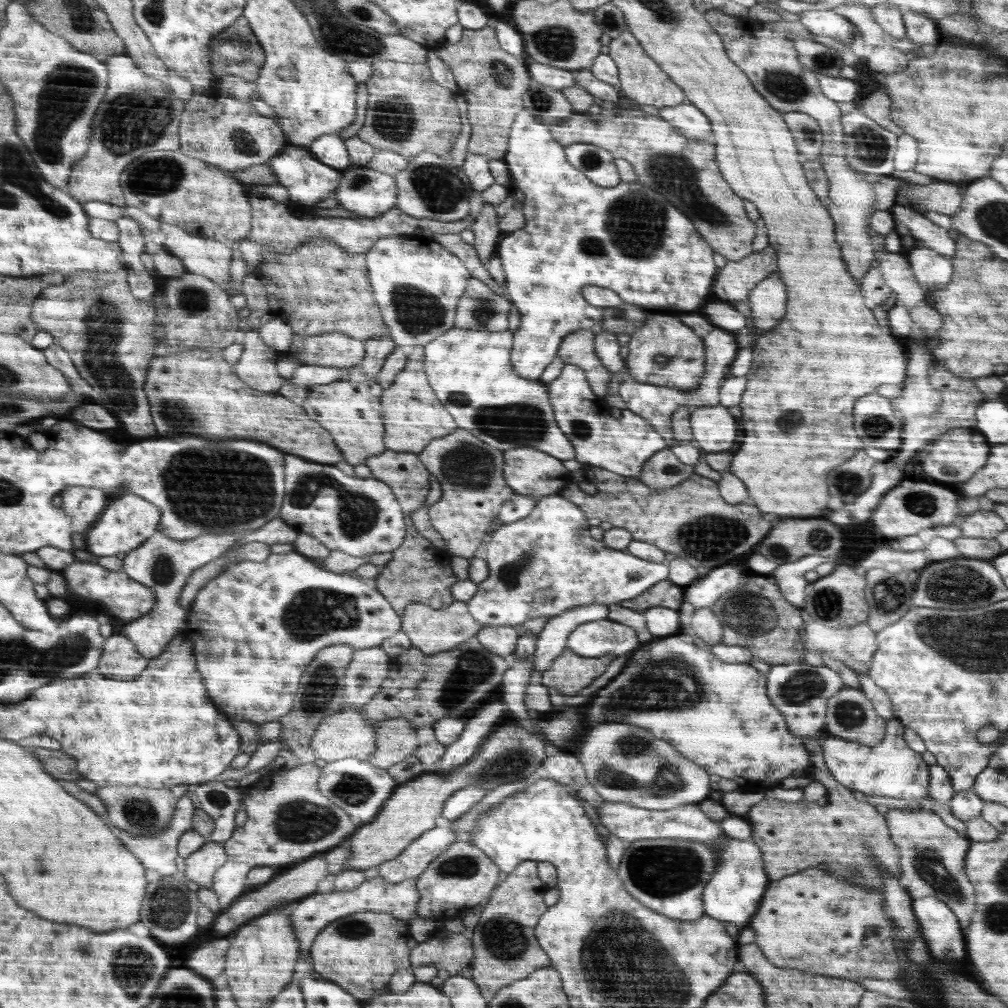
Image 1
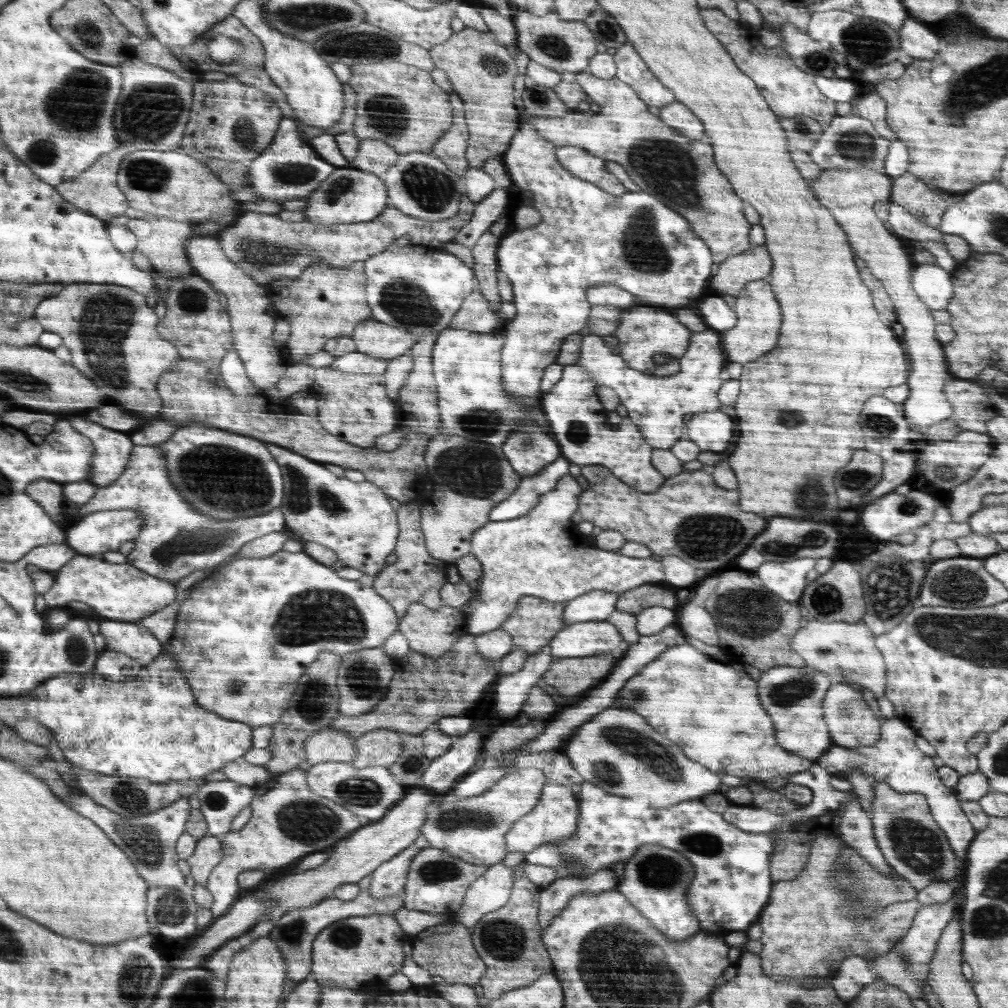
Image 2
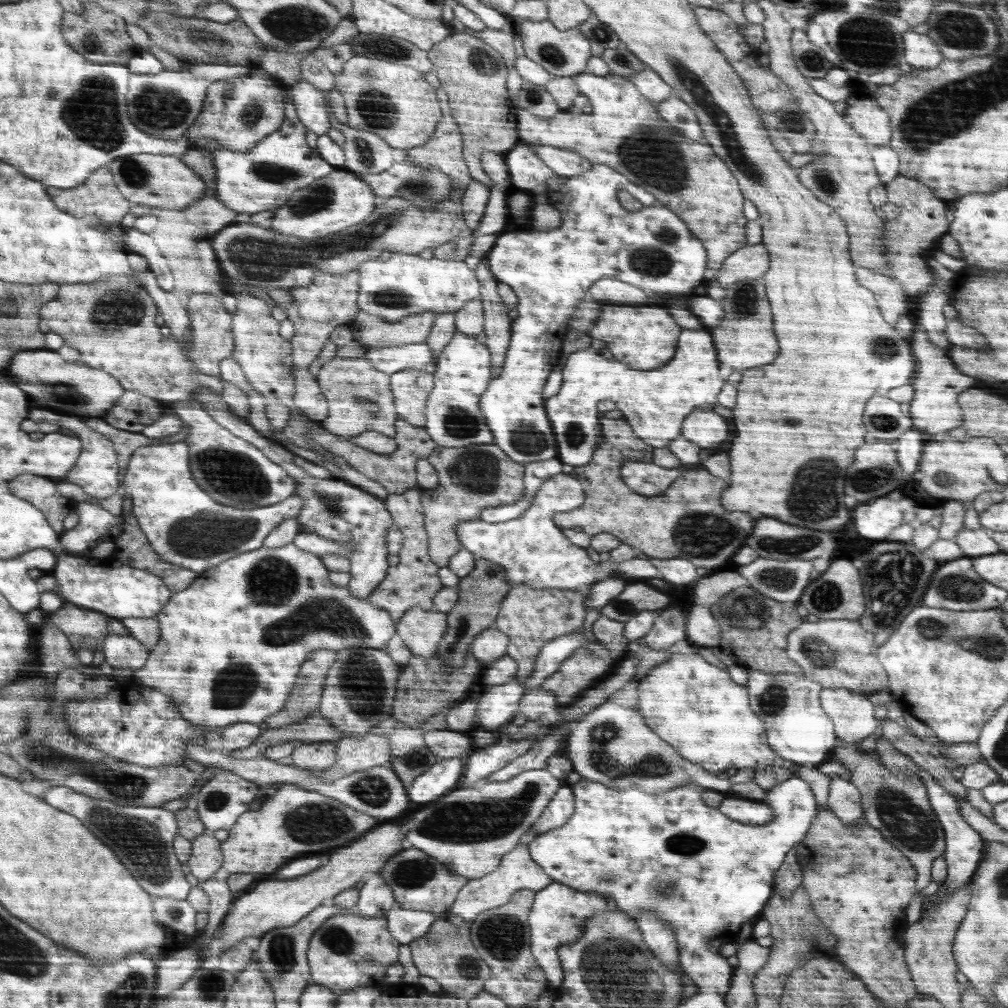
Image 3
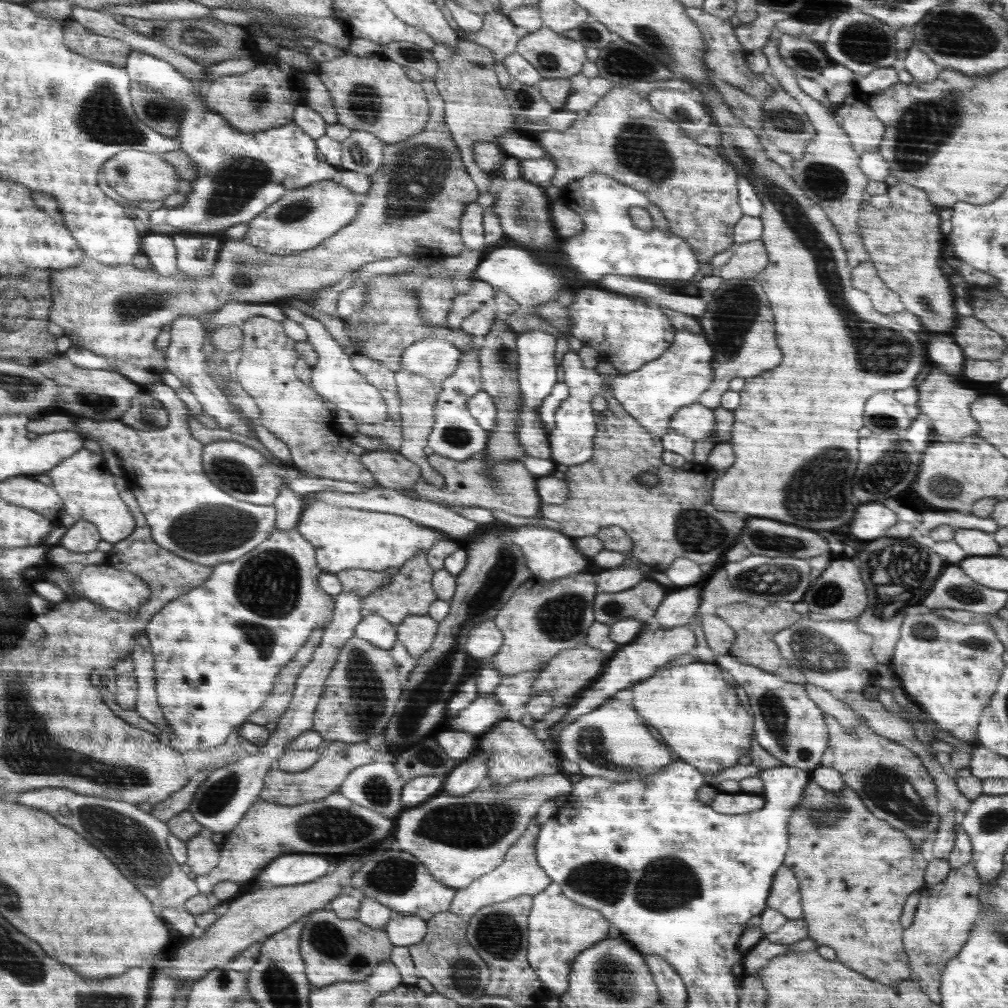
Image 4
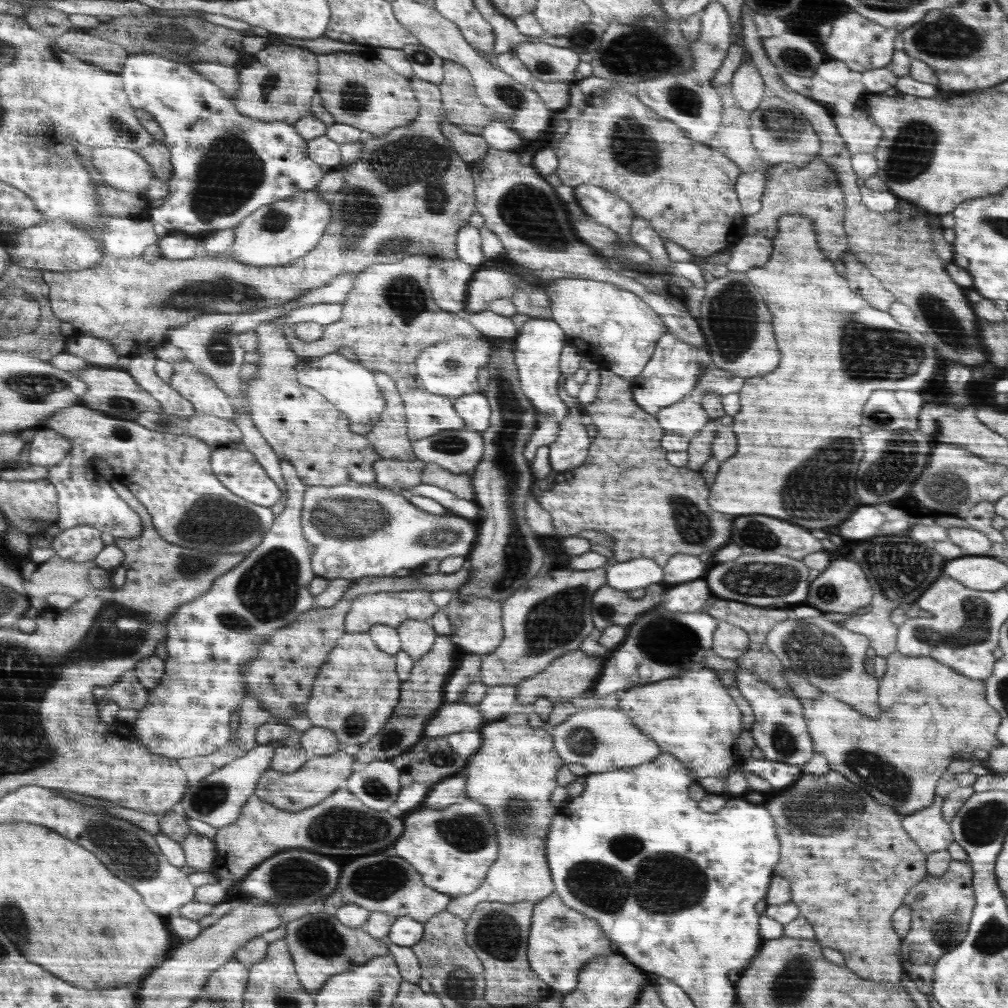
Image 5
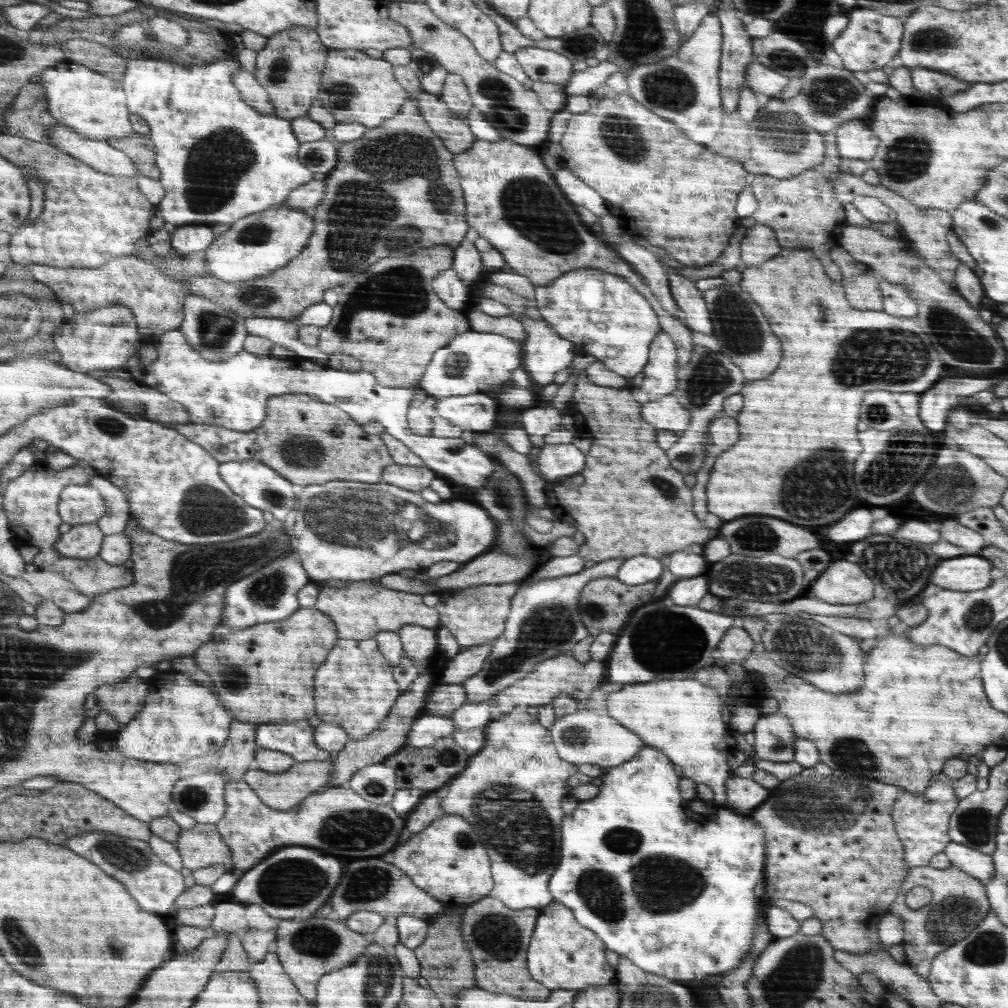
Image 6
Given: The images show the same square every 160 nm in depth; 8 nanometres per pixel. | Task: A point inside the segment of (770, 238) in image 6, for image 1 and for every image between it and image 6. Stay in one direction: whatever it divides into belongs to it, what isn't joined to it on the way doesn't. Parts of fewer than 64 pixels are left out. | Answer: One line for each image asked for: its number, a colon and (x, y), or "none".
1: (737, 279)
2: (731, 277)
3: (752, 262)
4: (749, 259)
5: (752, 251)

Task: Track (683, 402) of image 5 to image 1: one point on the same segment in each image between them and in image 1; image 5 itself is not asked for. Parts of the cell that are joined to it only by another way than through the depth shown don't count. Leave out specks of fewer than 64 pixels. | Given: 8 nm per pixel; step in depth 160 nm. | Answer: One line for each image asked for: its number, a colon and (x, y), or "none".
1: (714, 429)
2: (710, 430)
3: (703, 426)
4: (696, 421)

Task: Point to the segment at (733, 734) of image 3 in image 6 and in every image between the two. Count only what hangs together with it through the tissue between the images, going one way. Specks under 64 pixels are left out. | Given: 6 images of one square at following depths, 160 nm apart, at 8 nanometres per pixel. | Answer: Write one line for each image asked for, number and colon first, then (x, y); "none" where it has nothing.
4: (692, 706)
5: (692, 717)
6: (681, 718)

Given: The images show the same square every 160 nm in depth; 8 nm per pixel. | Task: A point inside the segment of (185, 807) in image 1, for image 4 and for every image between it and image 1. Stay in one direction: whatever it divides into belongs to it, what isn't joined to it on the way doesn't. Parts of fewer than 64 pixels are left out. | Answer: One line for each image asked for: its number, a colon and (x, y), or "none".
2: (148, 841)
3: (142, 837)
4: (137, 842)

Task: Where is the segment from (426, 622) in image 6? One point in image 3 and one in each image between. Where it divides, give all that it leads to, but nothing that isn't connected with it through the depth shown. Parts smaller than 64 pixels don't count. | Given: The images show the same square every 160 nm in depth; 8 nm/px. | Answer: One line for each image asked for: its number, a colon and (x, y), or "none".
3: (412, 583)
4: (410, 593)
5: (392, 609)

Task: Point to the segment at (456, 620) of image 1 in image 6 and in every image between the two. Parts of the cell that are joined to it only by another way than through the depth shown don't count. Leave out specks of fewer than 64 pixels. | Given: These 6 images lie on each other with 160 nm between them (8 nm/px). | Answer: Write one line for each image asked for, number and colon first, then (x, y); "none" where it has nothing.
2: (433, 632)
3: (422, 631)
4: (417, 632)
5: (417, 638)
6: (419, 642)

